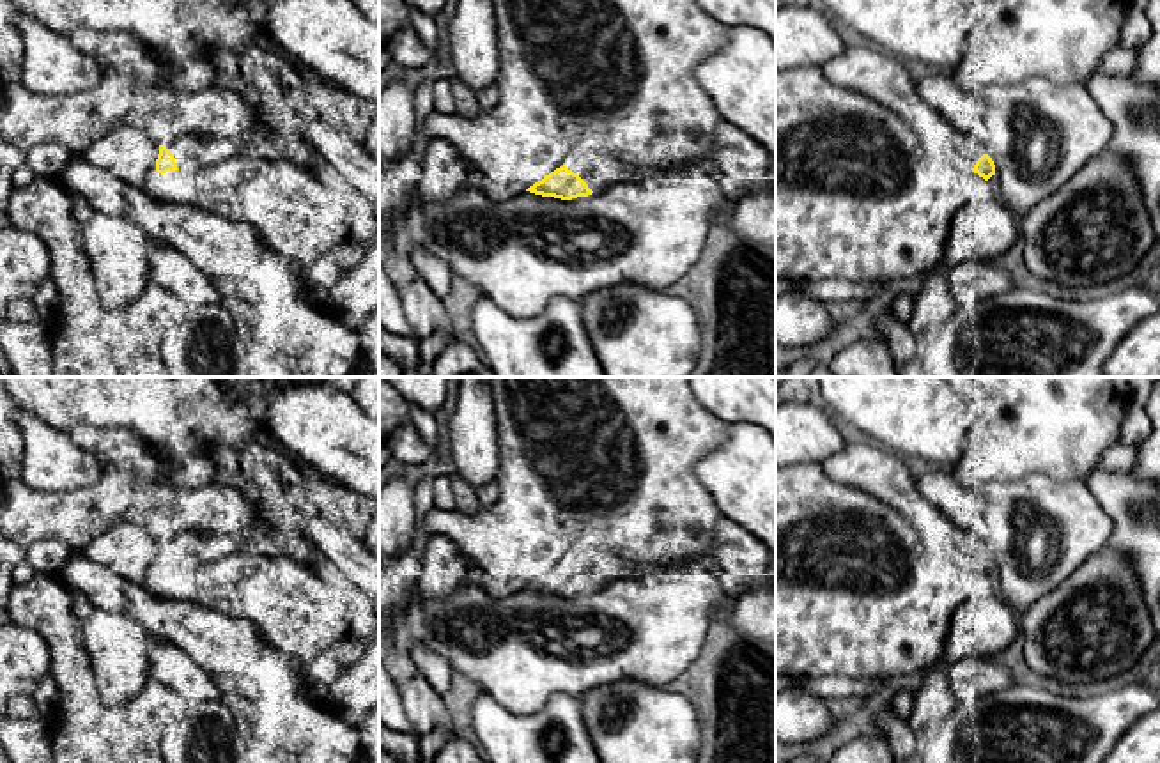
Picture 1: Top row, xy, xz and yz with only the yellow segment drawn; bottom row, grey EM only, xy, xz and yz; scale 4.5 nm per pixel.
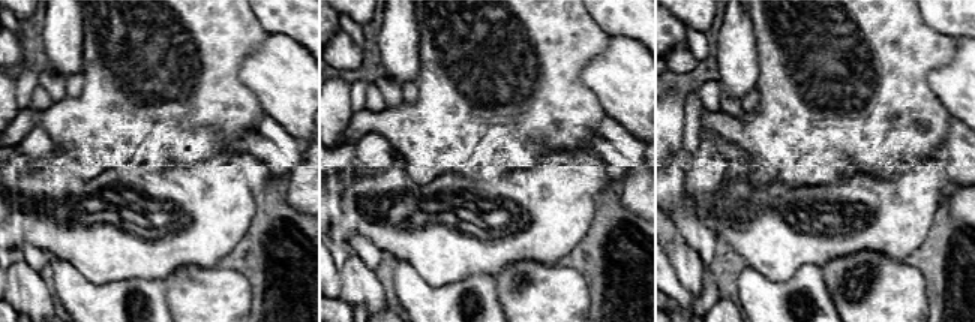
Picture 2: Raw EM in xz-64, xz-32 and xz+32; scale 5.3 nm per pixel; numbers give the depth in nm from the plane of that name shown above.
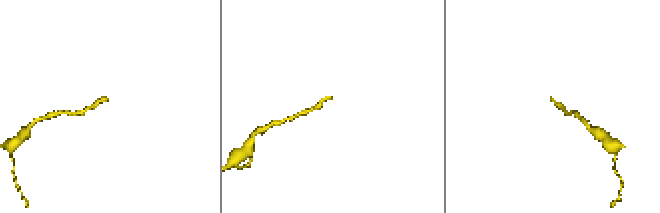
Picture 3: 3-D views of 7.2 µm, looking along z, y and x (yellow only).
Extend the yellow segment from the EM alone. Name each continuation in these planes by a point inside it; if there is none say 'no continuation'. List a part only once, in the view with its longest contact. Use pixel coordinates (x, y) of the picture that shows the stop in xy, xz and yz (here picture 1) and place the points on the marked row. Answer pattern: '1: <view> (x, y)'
1: xz (597, 169)

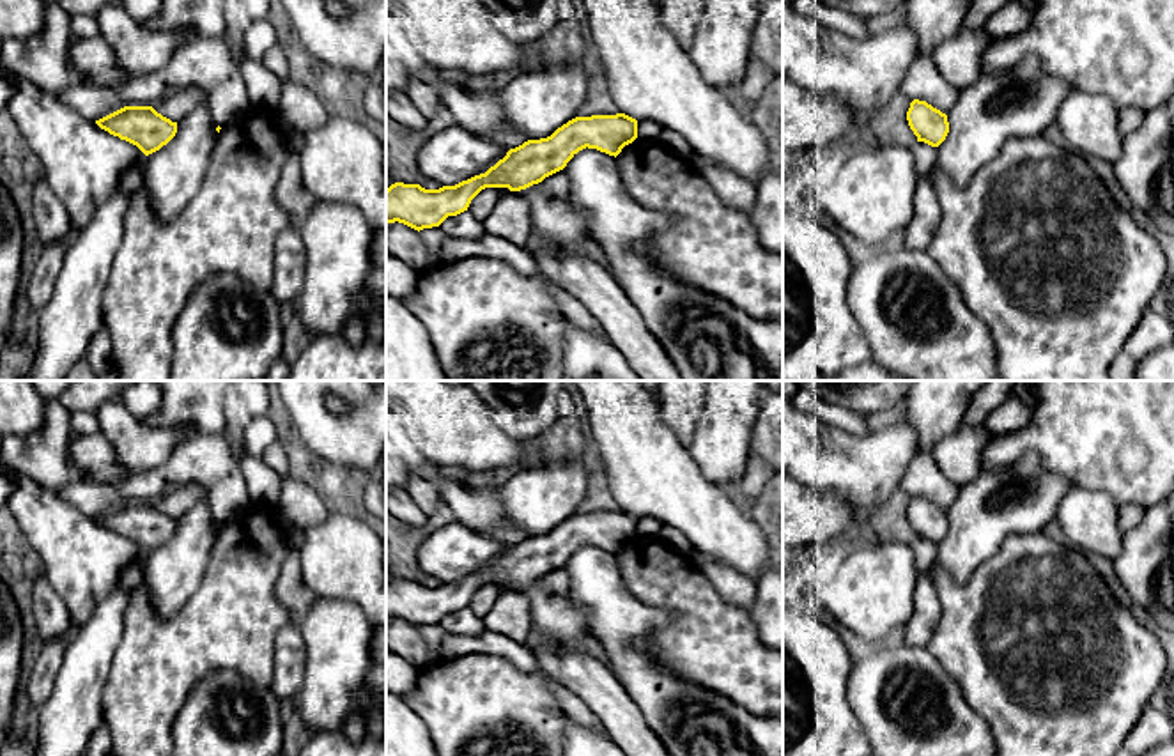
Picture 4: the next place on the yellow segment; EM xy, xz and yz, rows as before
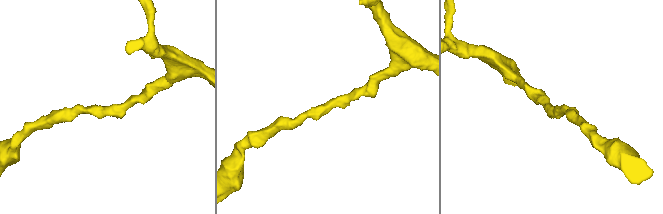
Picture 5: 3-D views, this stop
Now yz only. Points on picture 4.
no continuation

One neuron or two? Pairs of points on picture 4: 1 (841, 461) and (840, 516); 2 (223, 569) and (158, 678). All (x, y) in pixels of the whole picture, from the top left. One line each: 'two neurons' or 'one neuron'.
1: two neurons
2: one neuron

